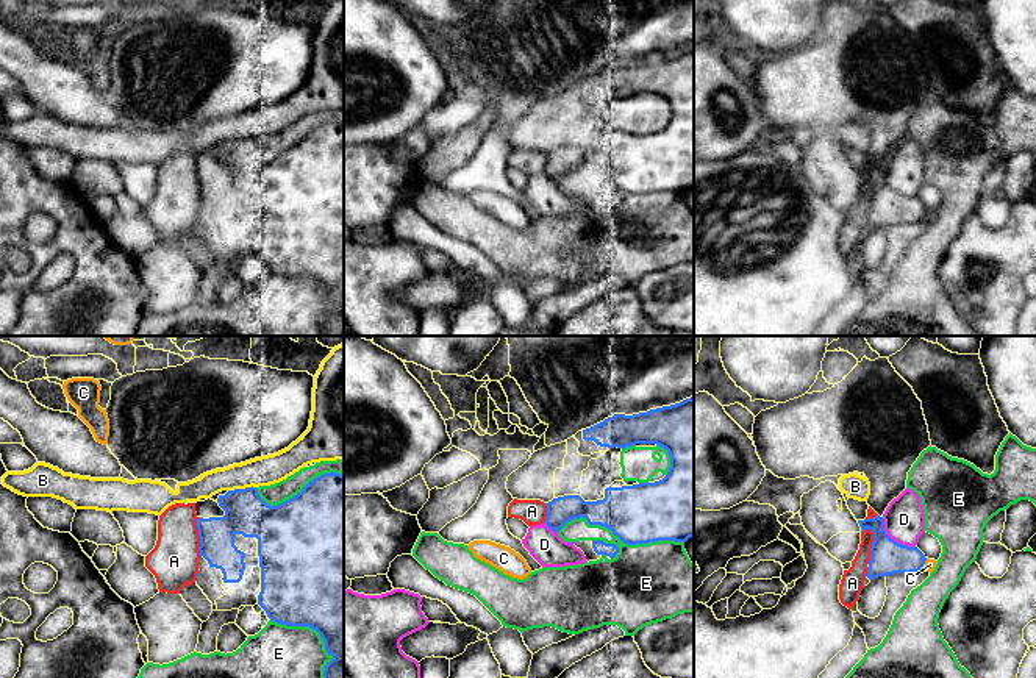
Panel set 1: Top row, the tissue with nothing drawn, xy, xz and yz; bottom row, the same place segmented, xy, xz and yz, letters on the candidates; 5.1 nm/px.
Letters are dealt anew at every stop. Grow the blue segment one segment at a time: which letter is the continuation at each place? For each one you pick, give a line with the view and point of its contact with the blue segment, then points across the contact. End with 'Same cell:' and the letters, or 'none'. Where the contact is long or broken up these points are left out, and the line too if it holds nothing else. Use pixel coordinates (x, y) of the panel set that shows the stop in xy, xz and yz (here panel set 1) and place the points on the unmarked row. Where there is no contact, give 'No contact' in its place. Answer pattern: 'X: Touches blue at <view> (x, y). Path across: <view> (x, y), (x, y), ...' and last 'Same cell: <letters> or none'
Same cell: none

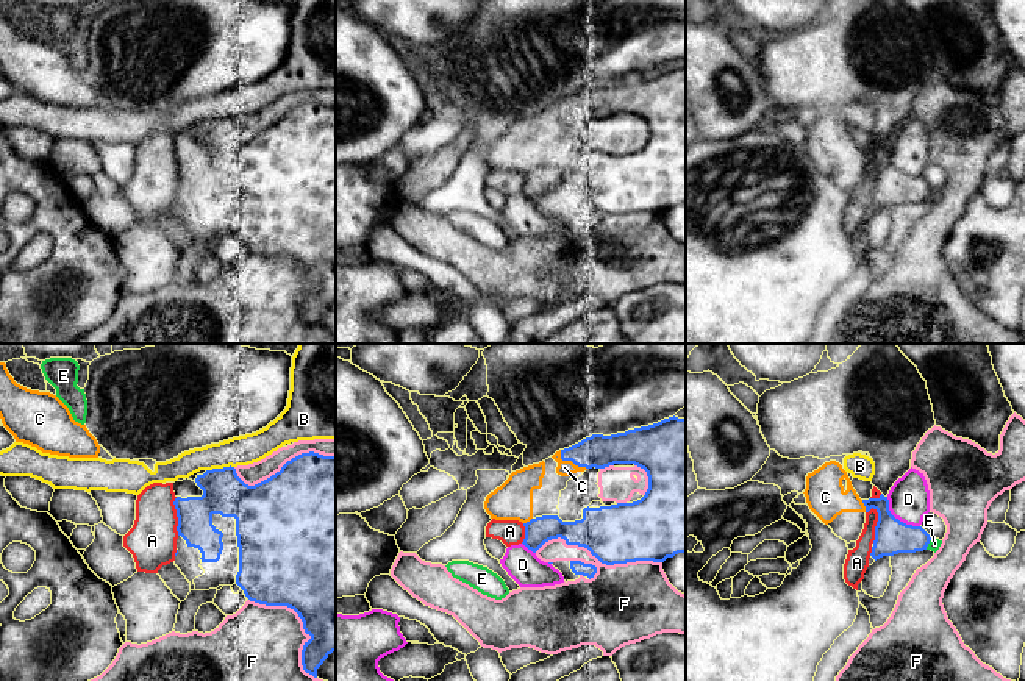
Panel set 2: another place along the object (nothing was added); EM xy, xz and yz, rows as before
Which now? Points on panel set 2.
C: Touches blue at xz (571, 110)
Same cell: C

